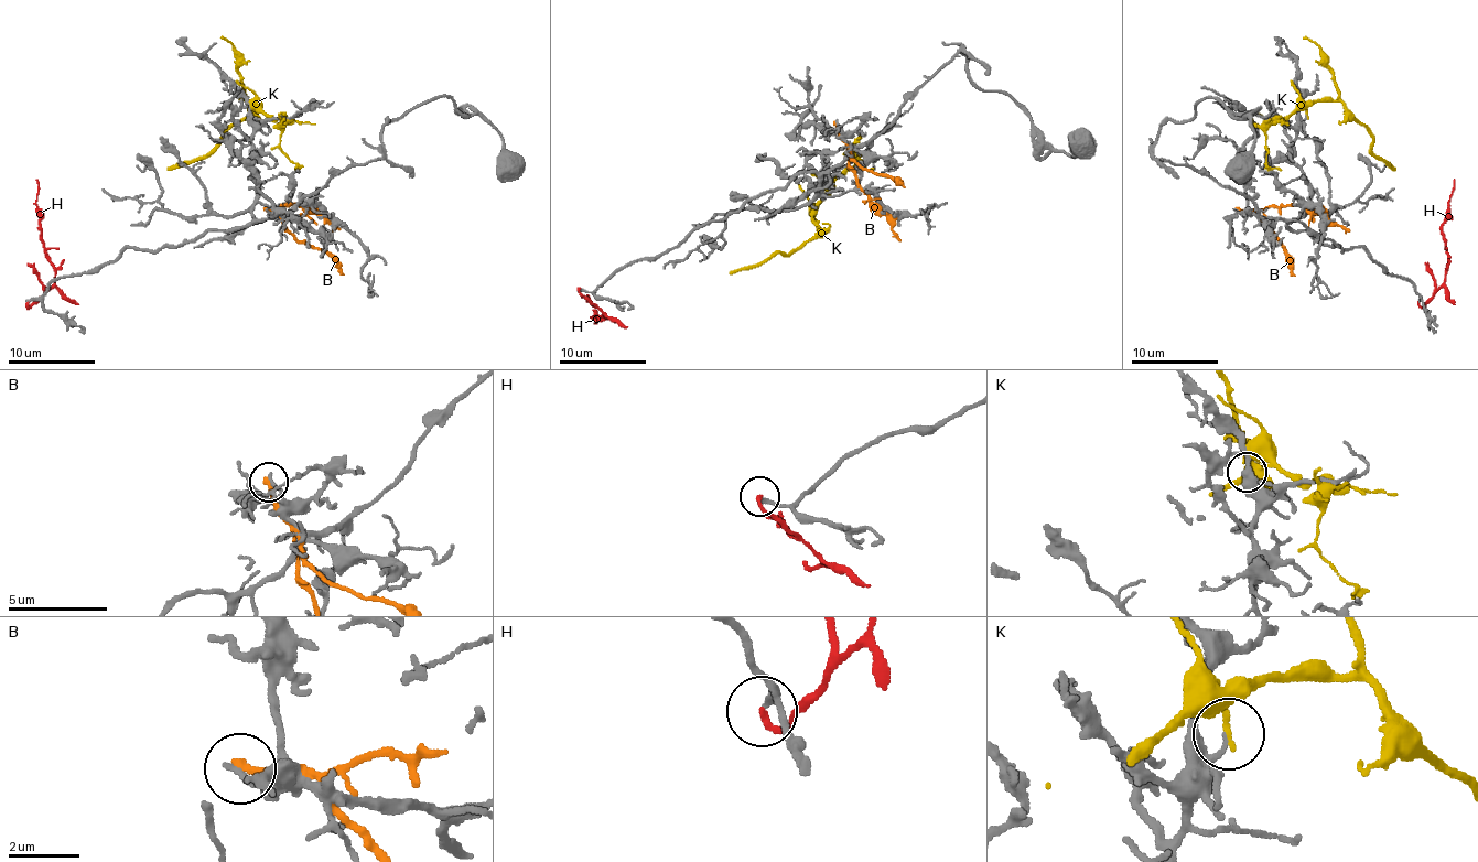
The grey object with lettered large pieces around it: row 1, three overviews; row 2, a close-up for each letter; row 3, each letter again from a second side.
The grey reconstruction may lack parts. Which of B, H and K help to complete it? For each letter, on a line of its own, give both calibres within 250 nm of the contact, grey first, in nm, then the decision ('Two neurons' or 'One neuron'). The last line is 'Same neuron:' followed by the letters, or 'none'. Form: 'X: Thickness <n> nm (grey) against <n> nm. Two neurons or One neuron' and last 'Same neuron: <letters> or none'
B: Thickness 170 nm (grey) against 280 nm. Two neurons
H: Thickness 180 nm (grey) against 190 nm. One neuron
K: Thickness 180 nm (grey) against 150 nm. Two neurons
Same neuron: H

